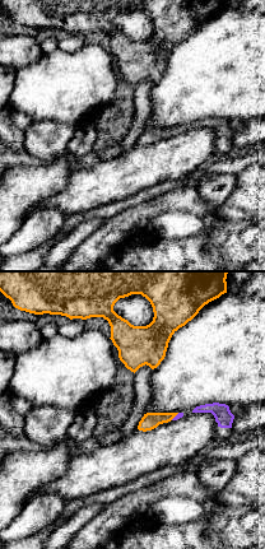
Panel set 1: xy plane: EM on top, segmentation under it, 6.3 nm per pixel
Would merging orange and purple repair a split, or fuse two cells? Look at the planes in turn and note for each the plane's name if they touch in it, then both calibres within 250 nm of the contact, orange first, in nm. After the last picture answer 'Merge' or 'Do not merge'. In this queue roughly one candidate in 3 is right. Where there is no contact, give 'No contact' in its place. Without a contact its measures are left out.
Touches orange in xy. Thickness 110 nm (orange) against 40 nm

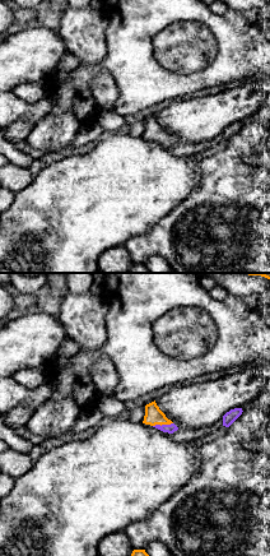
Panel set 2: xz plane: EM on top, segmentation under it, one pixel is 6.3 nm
Touches orange in xz. Thickness 110 nm (orange) against 60 nm

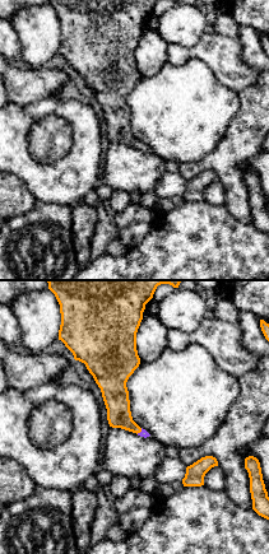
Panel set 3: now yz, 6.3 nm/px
Touches orange in yz. Thickness 160 nm (orange) against 50 nm

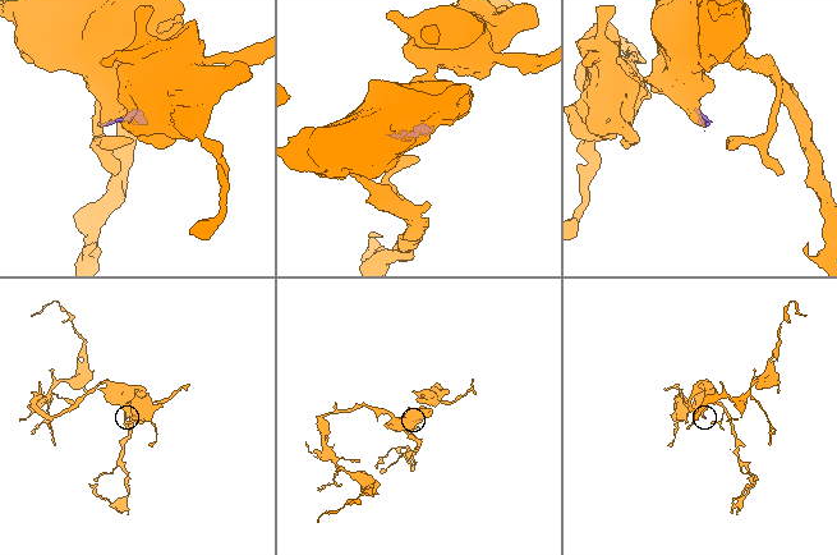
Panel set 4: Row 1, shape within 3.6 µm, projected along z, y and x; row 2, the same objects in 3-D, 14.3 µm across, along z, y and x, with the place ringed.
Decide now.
Merge

